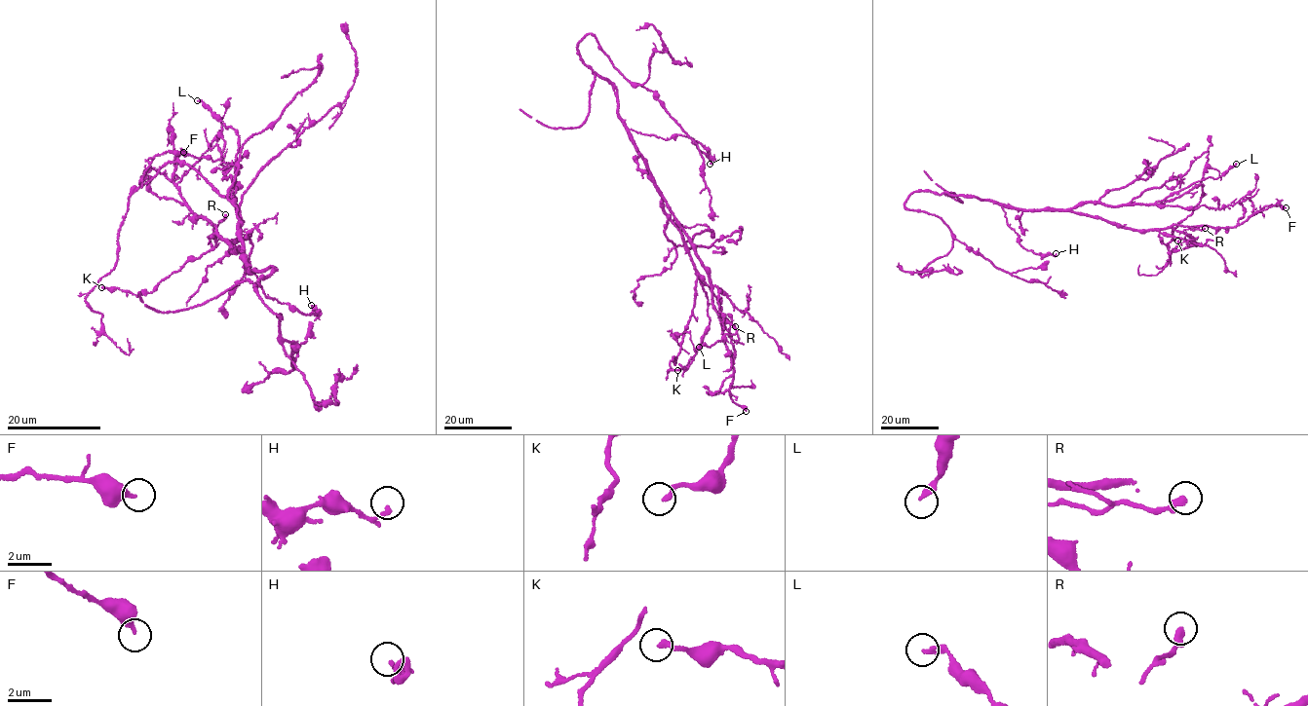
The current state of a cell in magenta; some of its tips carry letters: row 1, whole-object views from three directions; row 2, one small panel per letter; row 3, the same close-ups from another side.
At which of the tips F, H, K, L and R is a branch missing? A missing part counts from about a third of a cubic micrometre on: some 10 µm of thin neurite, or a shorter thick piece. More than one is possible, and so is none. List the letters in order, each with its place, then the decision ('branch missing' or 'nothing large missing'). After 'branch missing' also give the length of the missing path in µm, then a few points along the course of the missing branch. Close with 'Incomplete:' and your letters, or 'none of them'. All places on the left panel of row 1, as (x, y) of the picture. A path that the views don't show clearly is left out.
F: place (183, 152); nothing large missing
H: place (311, 305); nothing large missing
K: place (101, 287); nothing large missing
L: place (197, 100); nothing large missing
R: place (225, 214); nothing large missing
Incomplete: none of them

